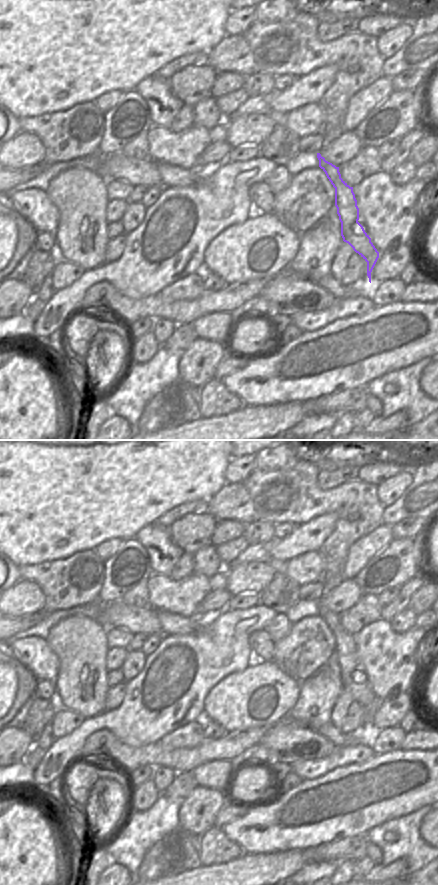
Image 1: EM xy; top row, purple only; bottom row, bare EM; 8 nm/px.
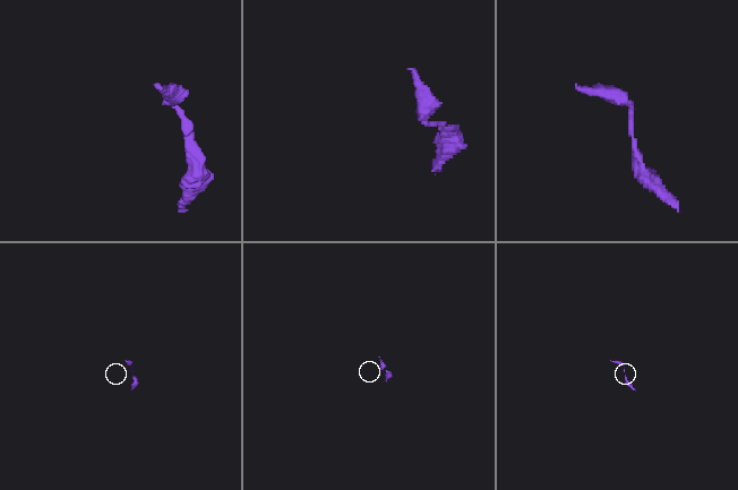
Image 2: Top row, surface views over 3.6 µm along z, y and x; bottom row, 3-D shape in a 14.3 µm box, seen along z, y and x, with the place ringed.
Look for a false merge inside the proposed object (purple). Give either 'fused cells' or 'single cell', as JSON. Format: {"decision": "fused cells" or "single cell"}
{"decision": "single cell"}

